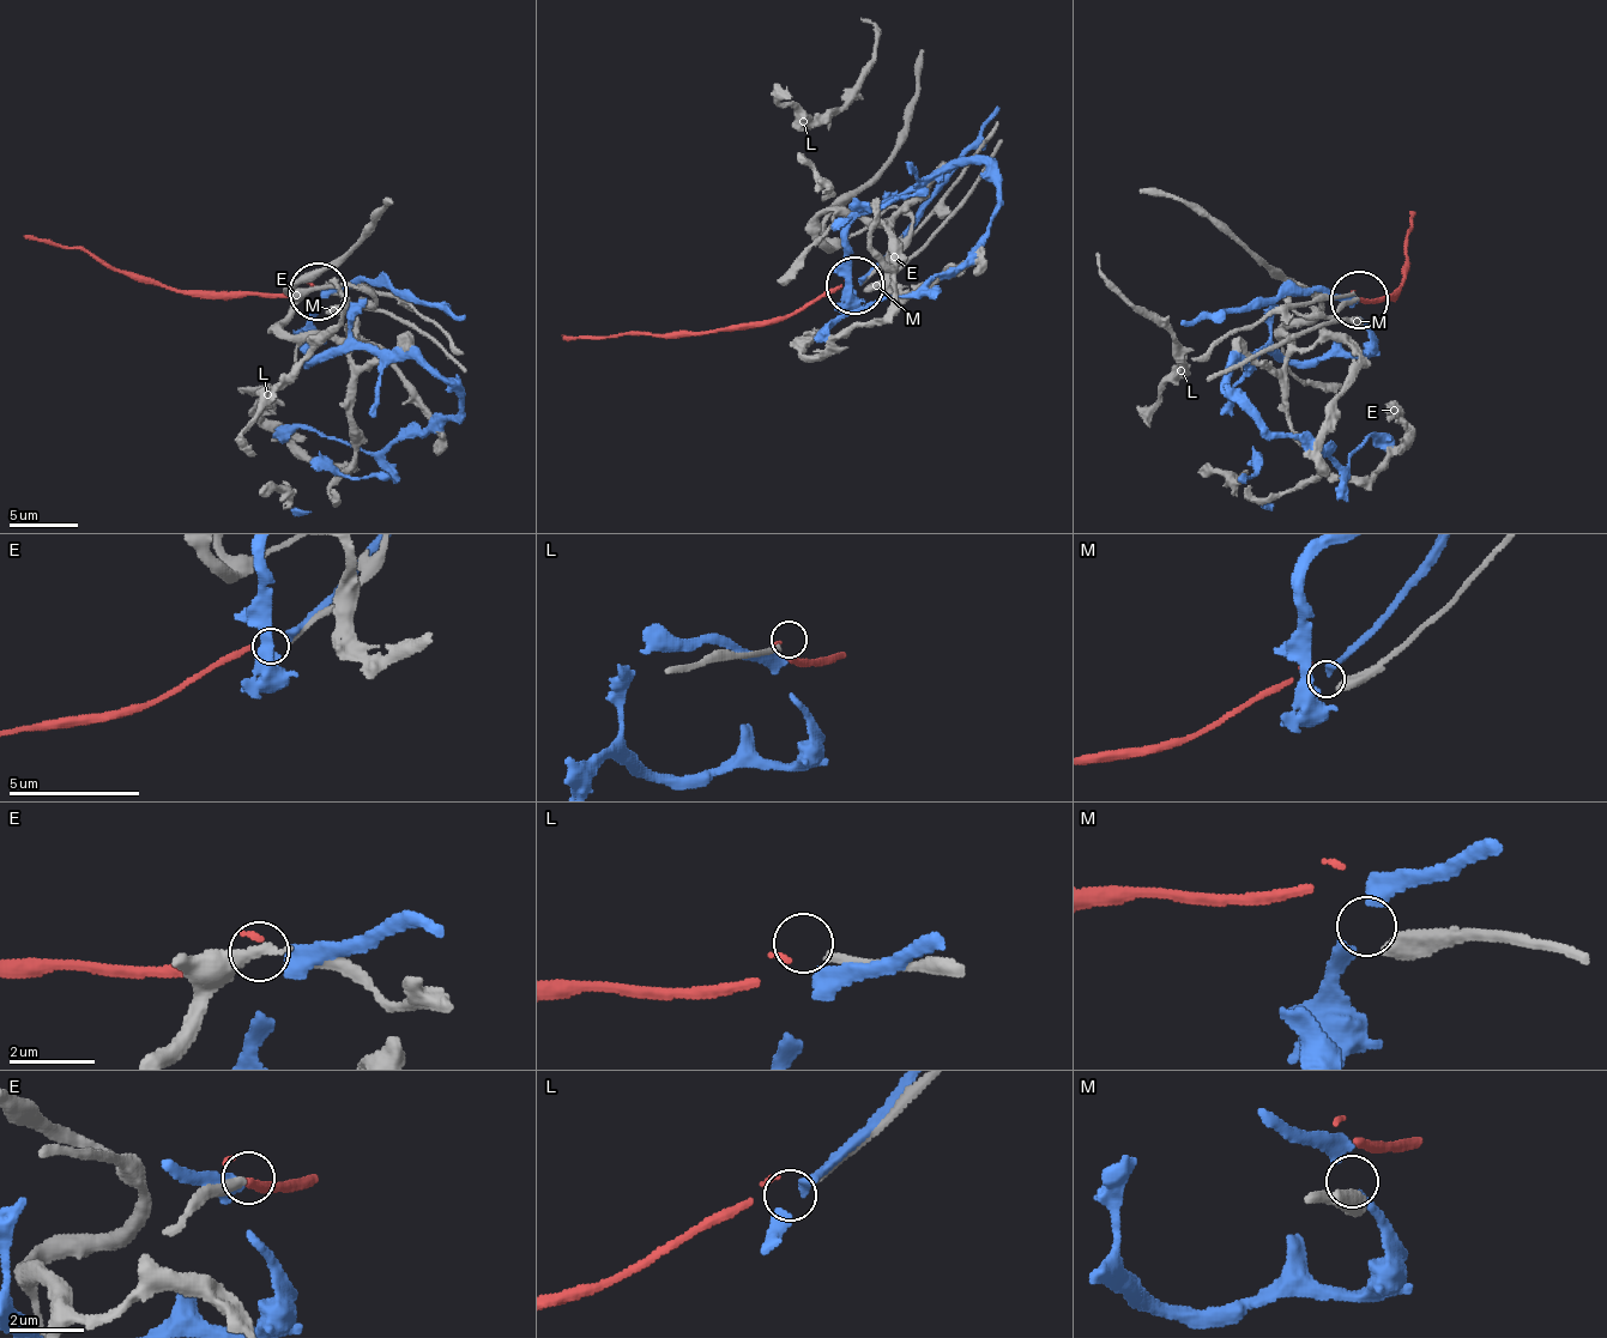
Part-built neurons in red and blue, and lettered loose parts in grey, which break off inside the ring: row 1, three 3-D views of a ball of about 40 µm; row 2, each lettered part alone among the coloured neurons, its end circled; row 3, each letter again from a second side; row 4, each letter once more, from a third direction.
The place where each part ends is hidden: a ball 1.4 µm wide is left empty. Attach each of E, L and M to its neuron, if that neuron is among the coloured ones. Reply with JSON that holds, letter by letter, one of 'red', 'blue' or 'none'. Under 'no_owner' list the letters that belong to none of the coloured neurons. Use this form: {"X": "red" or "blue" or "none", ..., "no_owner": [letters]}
{"E": "none", "L": "none", "M": "none", "no_owner": ["E", "L", "M"]}

